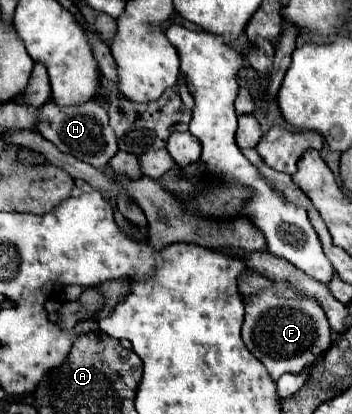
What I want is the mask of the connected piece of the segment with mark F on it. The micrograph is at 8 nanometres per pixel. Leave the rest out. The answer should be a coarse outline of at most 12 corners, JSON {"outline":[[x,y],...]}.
{"outline":[[285,281],[245,295],[245,347],[277,381],[331,345],[321,303]]}

